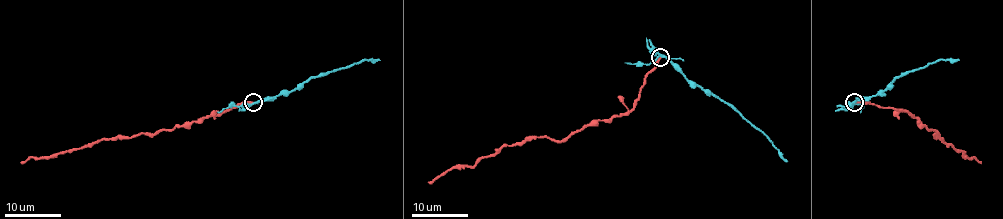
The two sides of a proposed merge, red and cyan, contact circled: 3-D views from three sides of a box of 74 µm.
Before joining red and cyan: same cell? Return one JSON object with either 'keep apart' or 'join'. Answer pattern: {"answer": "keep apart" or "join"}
{"answer": "keep apart"}

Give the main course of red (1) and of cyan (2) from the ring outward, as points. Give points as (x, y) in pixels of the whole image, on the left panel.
1: (252, 102), (242, 102), (201, 120), (192, 120), (153, 133), (93, 142), (64, 153), (28, 157), (21, 163)
2: (252, 102), (288, 94), (312, 78), (360, 61), (379, 60)

